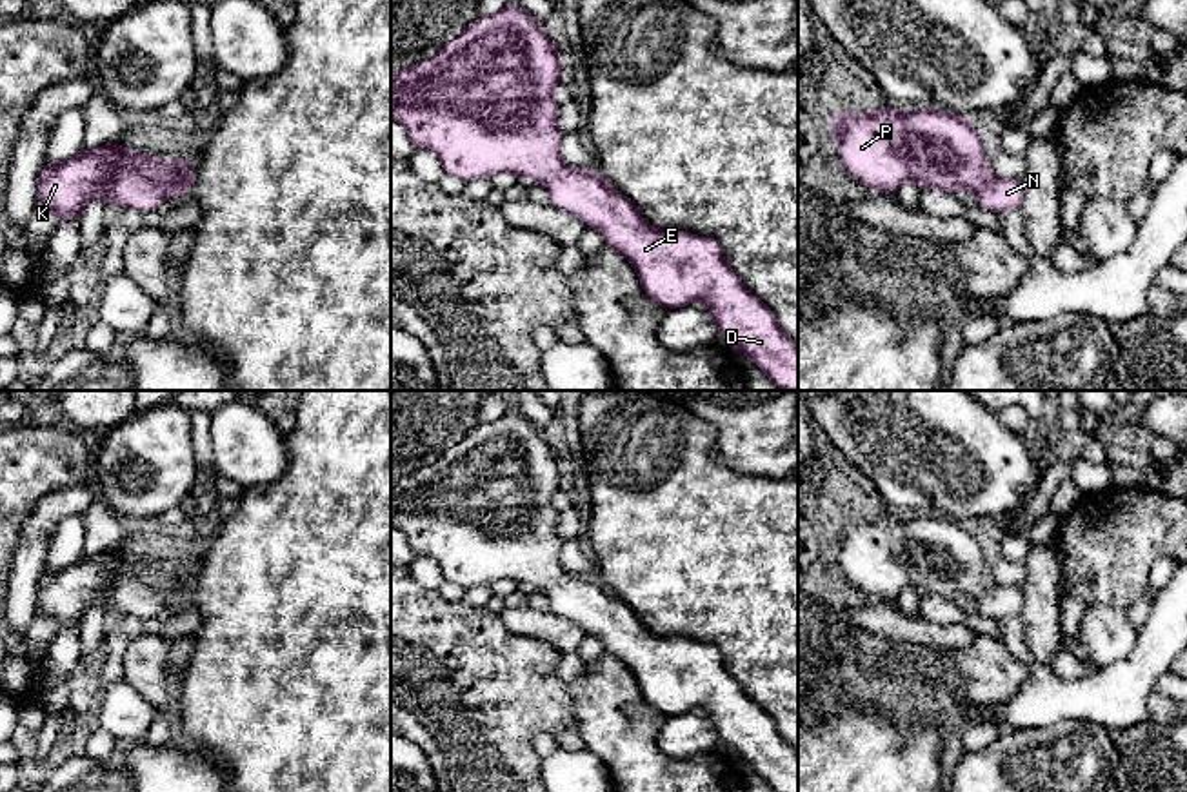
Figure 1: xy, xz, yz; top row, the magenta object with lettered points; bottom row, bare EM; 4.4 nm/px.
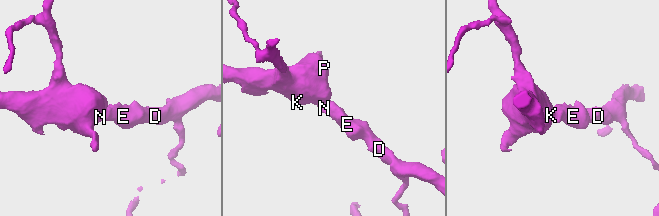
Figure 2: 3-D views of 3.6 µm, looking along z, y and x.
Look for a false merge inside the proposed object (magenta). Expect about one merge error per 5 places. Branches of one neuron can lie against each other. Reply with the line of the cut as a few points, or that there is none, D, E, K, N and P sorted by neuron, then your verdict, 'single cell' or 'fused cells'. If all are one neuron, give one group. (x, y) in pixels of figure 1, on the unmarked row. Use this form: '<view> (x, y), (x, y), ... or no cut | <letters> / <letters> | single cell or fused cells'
no cut | D E K N P | single cell

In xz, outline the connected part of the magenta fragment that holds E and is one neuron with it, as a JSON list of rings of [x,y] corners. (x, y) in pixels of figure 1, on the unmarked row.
[[[504,412],[494,421],[478,423],[434,463],[391,480],[391,525],[405,534],[414,554],[433,558],[440,565],[444,579],[464,589],[493,585],[498,579],[536,587],[549,598],[554,616],[564,616],[587,634],[598,636],[605,652],[627,665],[651,707],[665,716],[702,708],[714,723],[720,745],[727,747],[736,761],[745,759],[774,792],[798,792],[798,750],[780,736],[773,718],[743,694],[716,647],[653,634],[640,623],[634,610],[609,592],[596,576],[574,576],[564,570],[558,559],[564,543],[558,534],[560,510],[553,507],[553,496],[562,490],[562,481],[554,449],[544,440],[540,429],[522,412]]]

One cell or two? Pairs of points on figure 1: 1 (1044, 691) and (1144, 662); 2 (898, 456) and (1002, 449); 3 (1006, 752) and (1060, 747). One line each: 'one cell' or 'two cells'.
1: one cell
2: one cell
3: one cell

